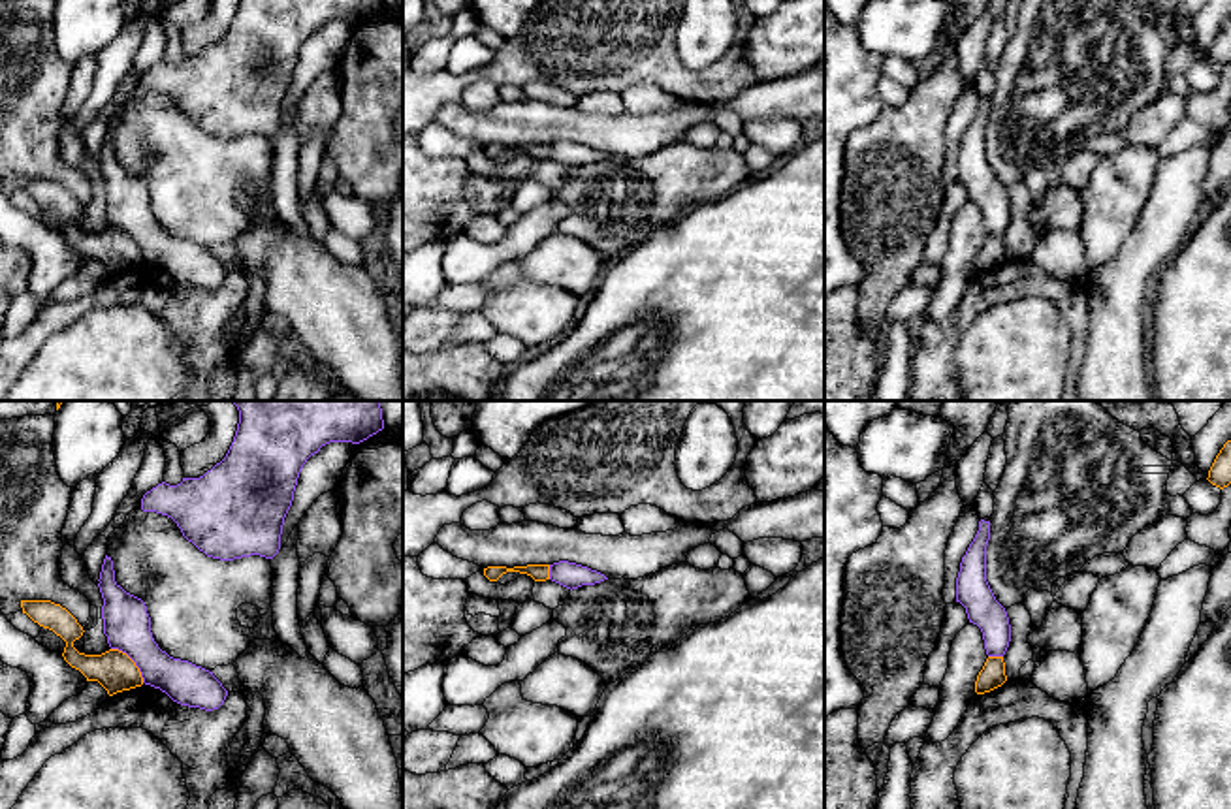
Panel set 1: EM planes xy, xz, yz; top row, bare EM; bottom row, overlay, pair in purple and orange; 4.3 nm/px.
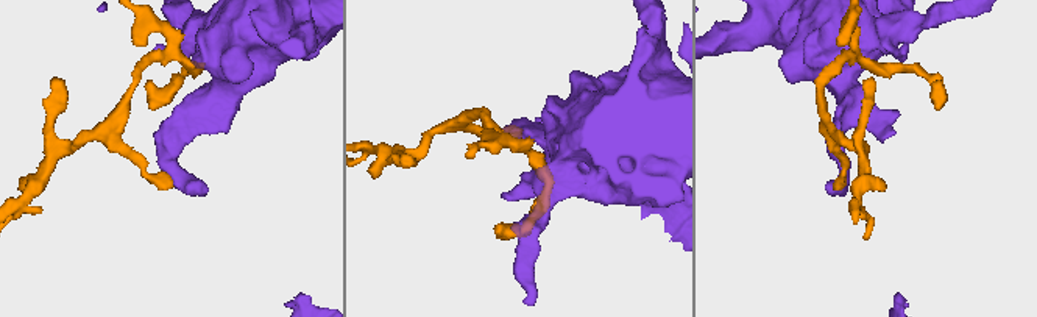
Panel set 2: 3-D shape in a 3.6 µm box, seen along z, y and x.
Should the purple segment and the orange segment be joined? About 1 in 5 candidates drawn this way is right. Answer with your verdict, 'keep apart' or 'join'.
keep apart

